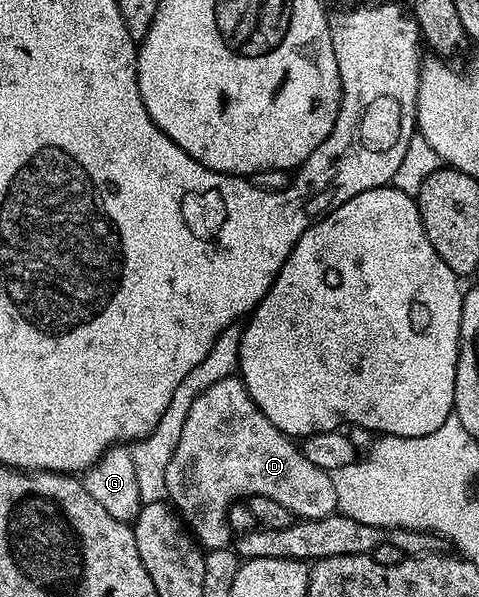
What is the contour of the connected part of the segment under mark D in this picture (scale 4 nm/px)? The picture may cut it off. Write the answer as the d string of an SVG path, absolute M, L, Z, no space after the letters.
M235 376L217 380L193 400L185 416L176 450L165 469L165 488L170 505L181 515L186 529L193 532L204 551L224 549L232 541L227 508L233 502L253 496L269 496L269 500L285 504L285 508L289 508L292 516L299 520L324 518L337 510L334 477L328 471L317 468L317 464L309 464L302 449L288 435L282 434L269 420L269 416L265 416L265 412L257 408L243 381Z

